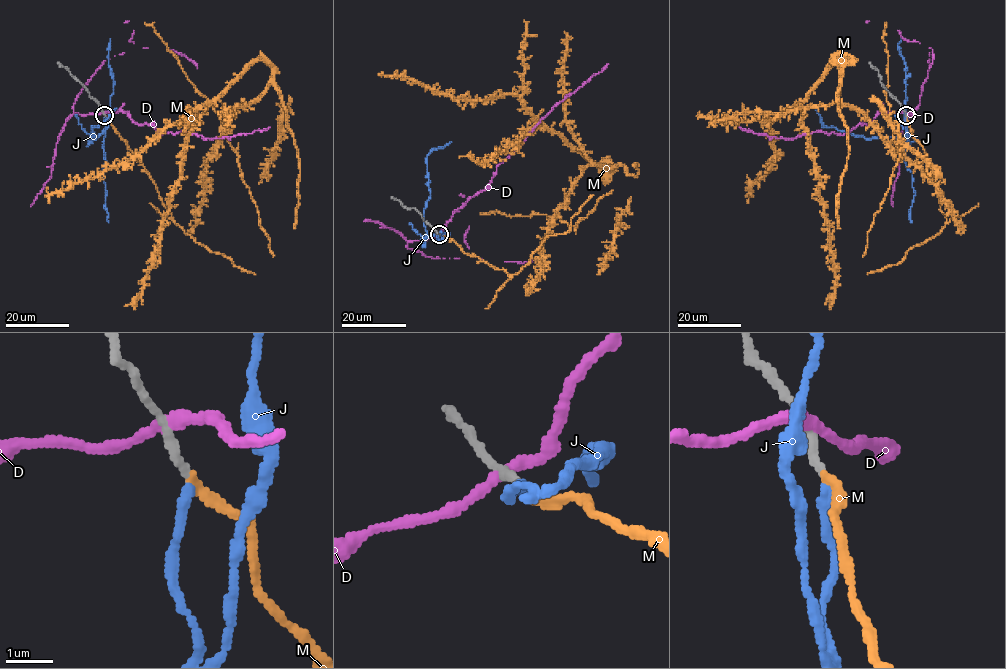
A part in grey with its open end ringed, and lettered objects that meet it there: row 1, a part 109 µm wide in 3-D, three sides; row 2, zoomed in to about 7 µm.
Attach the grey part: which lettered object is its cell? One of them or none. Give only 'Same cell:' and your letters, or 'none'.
Same cell: M

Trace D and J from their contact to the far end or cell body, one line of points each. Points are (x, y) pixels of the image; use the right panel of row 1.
D: (905, 112), (883, 110), (870, 123), (858, 124), (843, 134), (814, 131), (794, 138), (778, 138), (739, 127)
J: (906, 115), (908, 141), (897, 137), (865, 138), (824, 126), (815, 107)

